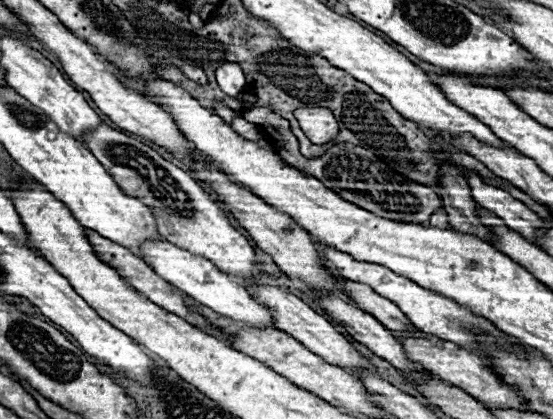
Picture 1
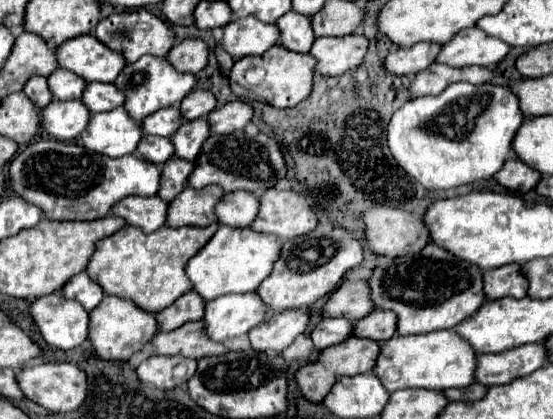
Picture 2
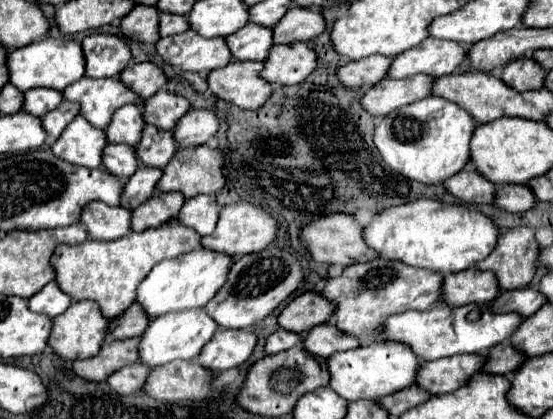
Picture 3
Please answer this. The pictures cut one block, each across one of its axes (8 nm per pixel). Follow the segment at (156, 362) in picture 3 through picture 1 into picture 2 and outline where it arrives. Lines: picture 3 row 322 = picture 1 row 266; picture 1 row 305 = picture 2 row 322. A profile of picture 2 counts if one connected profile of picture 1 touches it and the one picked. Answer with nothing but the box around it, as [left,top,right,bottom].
[204,292,268,342]

